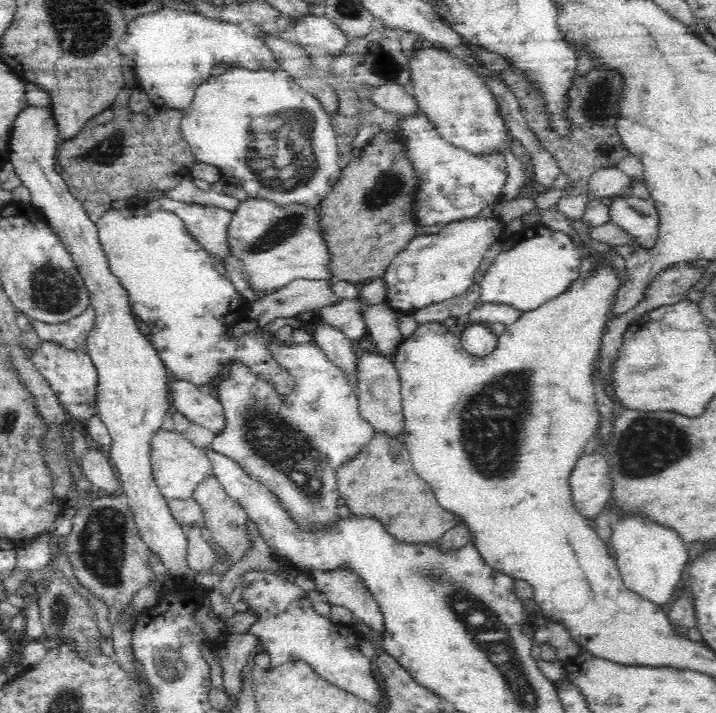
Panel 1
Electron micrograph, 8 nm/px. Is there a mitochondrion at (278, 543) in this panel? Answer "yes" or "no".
no

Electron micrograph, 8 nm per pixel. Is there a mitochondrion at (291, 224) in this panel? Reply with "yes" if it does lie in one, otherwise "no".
yes

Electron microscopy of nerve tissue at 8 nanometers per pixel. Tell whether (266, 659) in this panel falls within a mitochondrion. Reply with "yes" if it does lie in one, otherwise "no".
no

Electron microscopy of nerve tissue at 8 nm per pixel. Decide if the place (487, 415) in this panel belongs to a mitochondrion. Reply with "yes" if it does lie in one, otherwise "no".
yes

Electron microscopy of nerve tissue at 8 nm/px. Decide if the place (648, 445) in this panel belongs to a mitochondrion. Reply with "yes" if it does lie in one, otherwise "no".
yes

